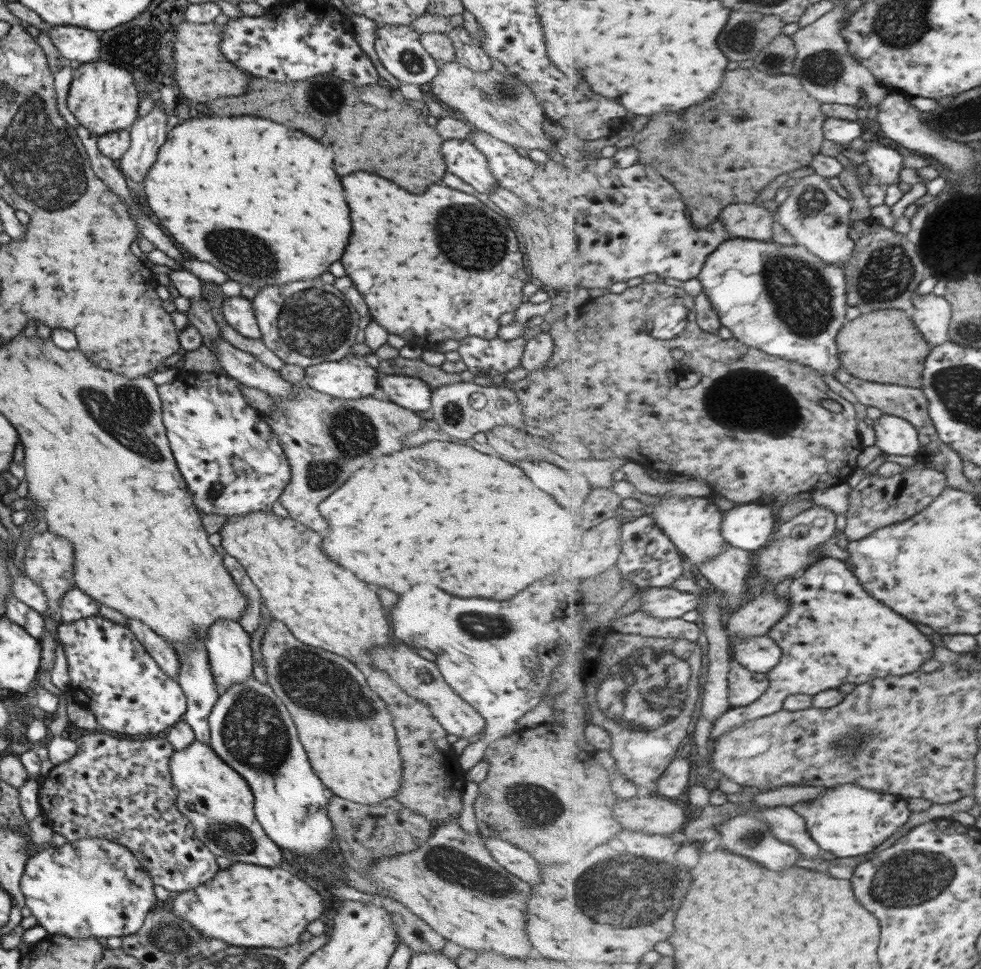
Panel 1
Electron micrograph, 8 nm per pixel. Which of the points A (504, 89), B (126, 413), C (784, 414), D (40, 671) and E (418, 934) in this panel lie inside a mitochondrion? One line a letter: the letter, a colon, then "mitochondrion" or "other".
A: mitochondrion
B: mitochondrion
C: mitochondrion
D: other
E: other

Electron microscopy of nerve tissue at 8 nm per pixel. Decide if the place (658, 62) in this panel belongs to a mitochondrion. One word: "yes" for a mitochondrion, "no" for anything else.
no

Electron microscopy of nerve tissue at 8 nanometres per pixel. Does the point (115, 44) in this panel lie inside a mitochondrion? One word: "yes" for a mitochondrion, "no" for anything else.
no

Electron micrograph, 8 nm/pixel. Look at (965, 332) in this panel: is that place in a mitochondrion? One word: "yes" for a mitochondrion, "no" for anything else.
yes

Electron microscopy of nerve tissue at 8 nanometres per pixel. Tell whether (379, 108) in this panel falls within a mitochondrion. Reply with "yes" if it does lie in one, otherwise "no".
no

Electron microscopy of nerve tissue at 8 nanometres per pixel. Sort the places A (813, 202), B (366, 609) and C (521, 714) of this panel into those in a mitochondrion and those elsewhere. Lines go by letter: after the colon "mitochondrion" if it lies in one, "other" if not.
A: mitochondrion
B: other
C: other

